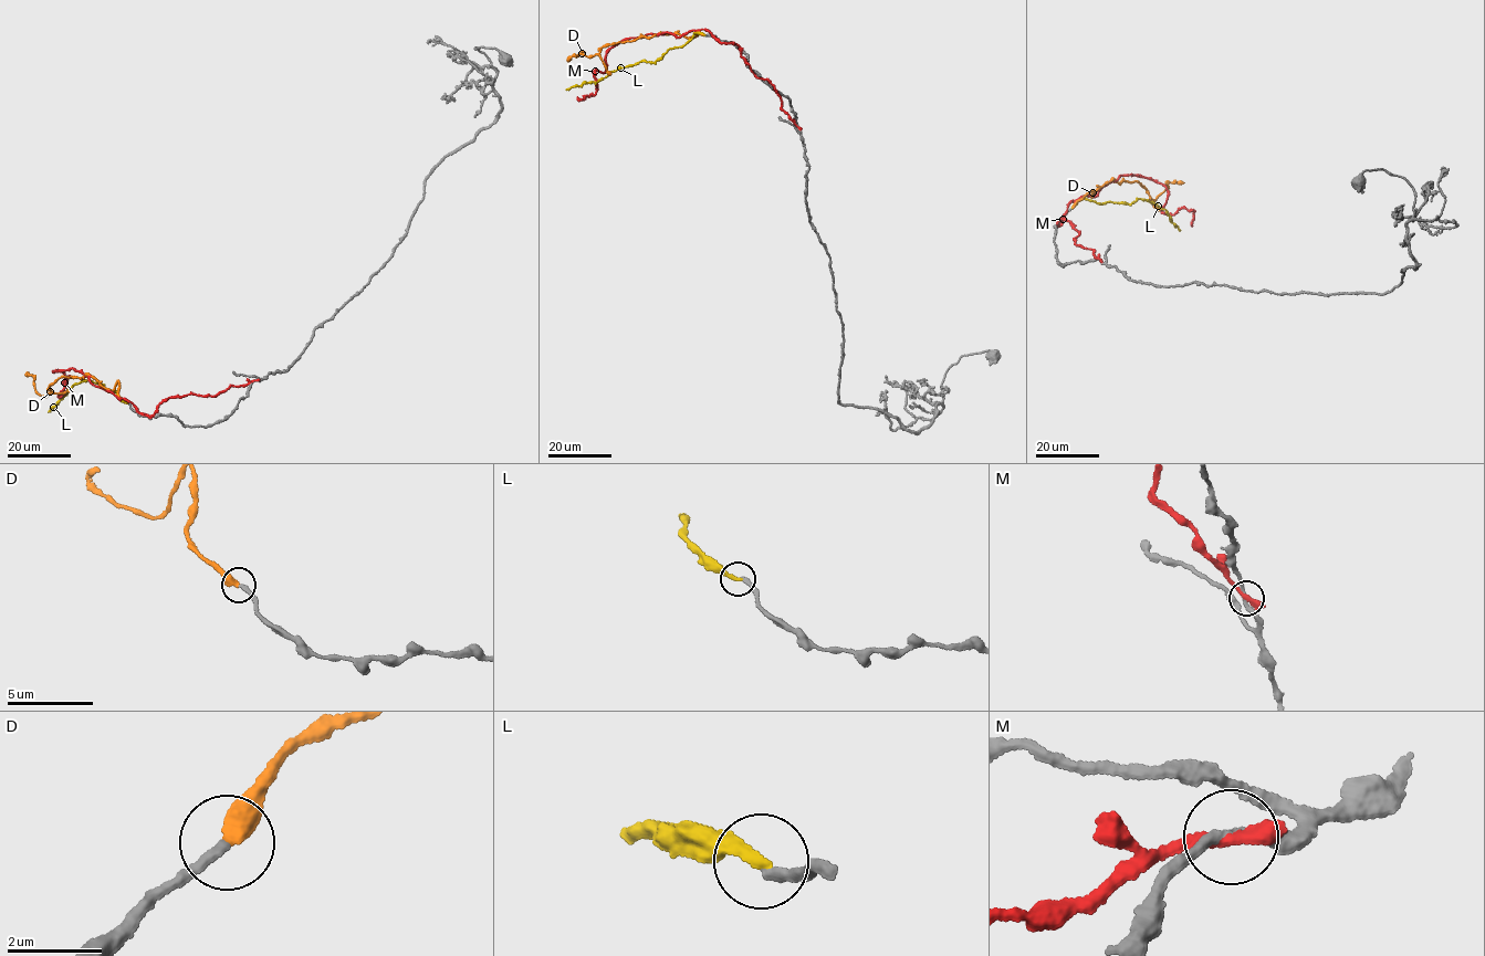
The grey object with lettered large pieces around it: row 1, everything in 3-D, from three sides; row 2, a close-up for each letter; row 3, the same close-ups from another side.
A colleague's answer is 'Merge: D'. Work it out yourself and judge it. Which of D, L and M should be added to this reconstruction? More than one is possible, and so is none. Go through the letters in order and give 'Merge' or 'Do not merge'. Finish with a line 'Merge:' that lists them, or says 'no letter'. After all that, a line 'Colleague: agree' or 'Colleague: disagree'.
D: Merge
L: Do not merge
M: Do not merge
Merge: D
Colleague: agree

